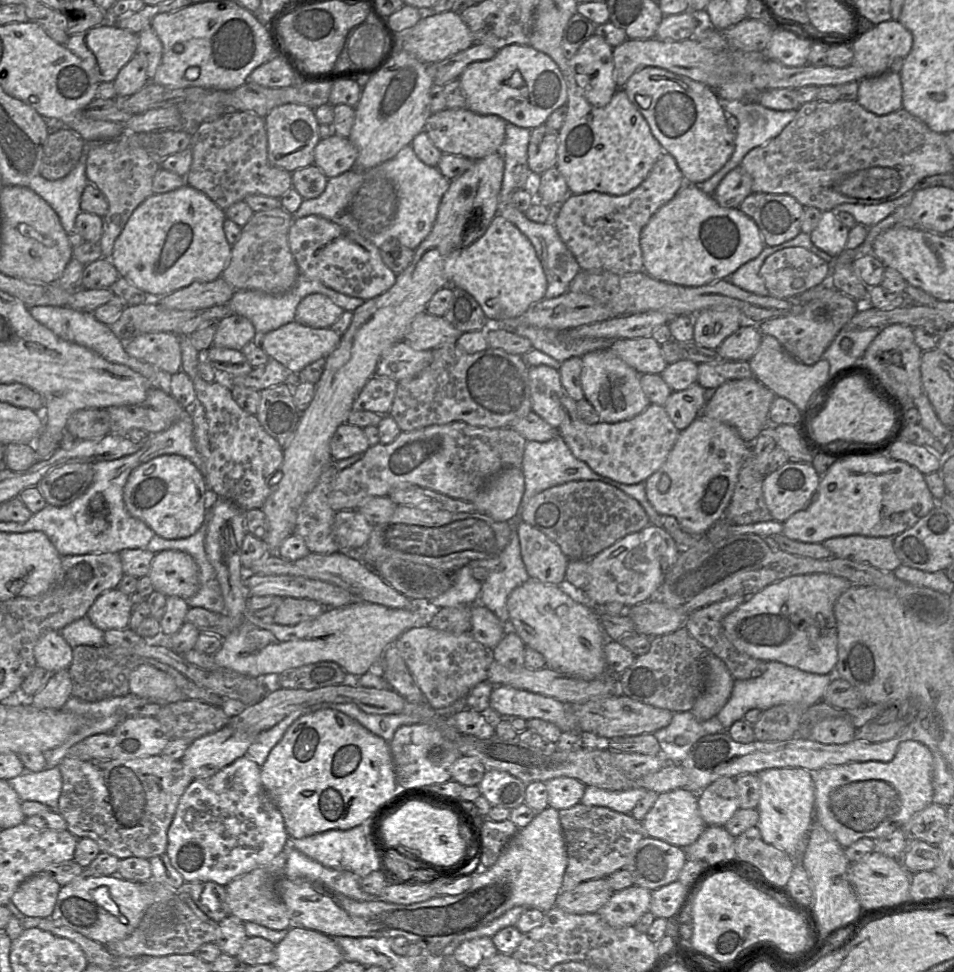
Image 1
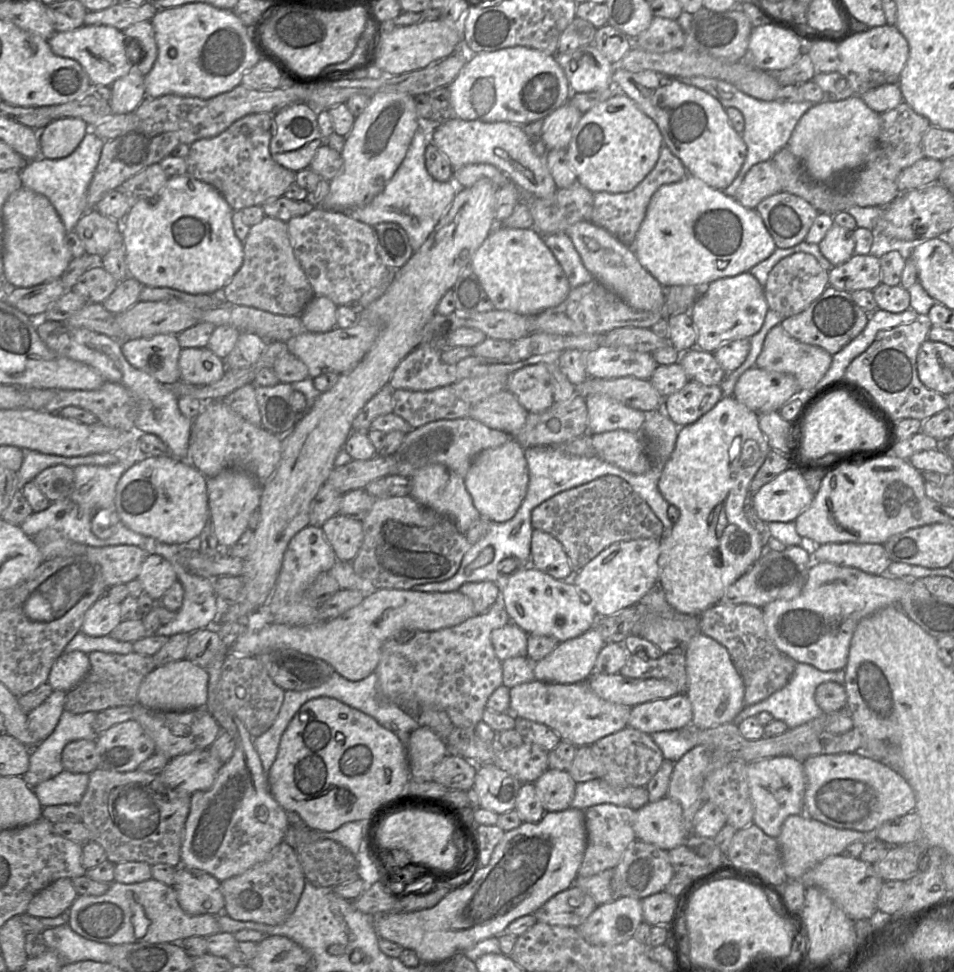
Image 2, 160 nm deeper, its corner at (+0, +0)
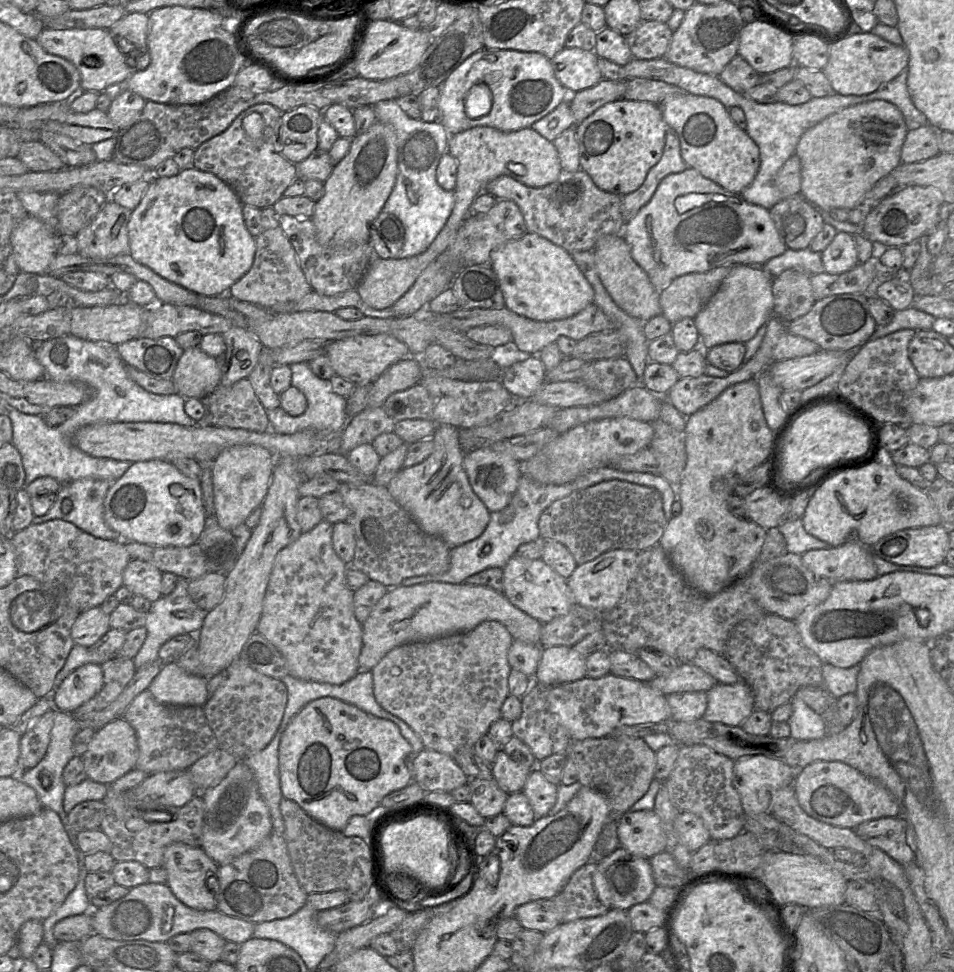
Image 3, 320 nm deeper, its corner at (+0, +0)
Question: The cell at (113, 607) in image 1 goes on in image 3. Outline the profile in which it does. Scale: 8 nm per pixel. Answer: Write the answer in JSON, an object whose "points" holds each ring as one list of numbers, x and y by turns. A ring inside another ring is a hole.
{"points":[[100,606,92,607,80,613,71,629,74,644,92,647,111,629,110,614,106,614]]}

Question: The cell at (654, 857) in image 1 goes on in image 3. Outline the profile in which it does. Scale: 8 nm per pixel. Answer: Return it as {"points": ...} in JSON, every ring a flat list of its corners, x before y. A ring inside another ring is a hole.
{"points":[[619,846,597,863,609,885,612,908,627,911,636,904,649,901,657,886,650,859,639,857]]}

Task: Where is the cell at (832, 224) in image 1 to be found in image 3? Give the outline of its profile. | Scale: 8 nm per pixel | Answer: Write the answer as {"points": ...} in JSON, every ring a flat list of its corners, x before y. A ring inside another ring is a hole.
{"points":[[838,232,821,256,826,273,842,274,850,271,859,263,855,235]]}

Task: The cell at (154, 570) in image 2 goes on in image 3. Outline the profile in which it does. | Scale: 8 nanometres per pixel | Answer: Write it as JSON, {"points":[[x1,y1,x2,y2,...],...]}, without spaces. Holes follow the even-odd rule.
{"points":[[131,559,123,572,123,586,154,602,162,596,162,574,149,562]]}

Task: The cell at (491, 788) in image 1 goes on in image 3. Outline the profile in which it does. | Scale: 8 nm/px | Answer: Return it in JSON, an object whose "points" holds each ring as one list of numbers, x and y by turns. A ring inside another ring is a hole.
{"points":[[473,778,468,783,471,790,470,803,484,818,503,813,509,794,503,791,494,778]]}

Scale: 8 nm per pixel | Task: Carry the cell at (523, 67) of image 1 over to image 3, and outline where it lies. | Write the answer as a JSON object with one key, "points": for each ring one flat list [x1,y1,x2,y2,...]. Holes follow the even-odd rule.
{"points":[[483,48,473,53,448,76,441,86,437,87,440,88,439,109,441,111,441,123,450,135,455,135,476,126,489,126,504,132,528,128,554,110,569,96,568,91,555,77,551,59,537,52,508,49],[480,83,486,84,492,92,492,108,487,115,471,119,465,113,465,98,471,87]]}

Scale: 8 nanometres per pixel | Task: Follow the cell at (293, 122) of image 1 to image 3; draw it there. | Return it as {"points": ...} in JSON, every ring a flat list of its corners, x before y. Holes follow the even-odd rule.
{"points":[[299,106,282,113,279,129,280,153,298,164,318,148,318,128,323,111,311,106]]}

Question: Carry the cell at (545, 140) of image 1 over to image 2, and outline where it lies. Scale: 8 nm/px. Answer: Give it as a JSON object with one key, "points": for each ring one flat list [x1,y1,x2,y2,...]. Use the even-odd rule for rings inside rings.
{"points":[[567,102,543,119,541,137,547,150,567,148,582,114]]}

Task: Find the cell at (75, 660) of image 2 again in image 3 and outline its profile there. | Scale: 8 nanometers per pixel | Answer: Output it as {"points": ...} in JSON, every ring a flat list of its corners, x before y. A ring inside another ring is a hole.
{"points":[[88,663,70,673,52,697,56,710,72,713,93,698,103,686,103,670,97,663]]}

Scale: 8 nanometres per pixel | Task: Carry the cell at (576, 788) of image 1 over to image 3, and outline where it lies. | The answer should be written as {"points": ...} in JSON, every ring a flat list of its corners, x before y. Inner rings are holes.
{"points":[[536,767,532,769,523,787,523,793,537,817,548,815,557,801,559,785,550,782]]}

